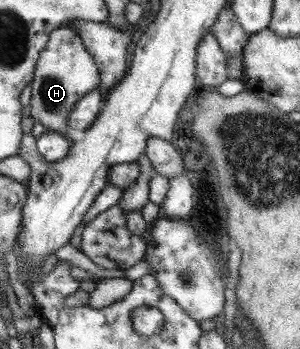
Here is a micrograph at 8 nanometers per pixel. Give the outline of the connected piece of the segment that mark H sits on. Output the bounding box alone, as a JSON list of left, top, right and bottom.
[28,27,101,135]

